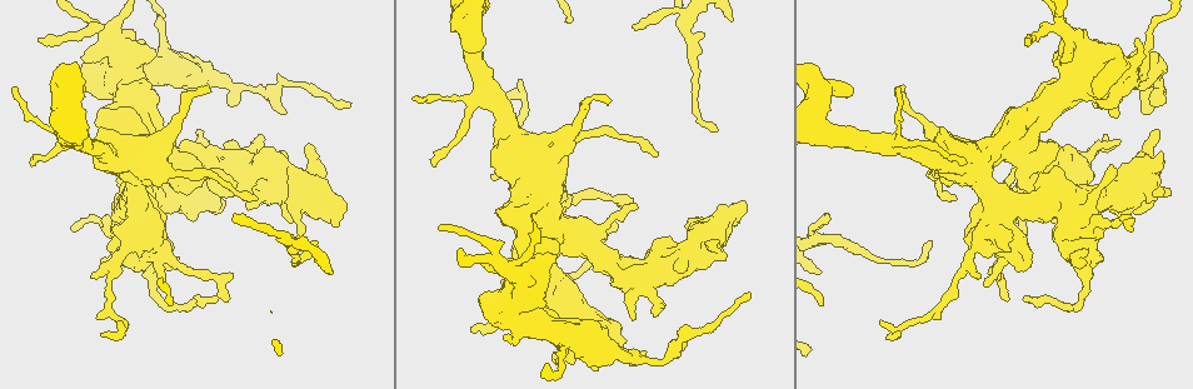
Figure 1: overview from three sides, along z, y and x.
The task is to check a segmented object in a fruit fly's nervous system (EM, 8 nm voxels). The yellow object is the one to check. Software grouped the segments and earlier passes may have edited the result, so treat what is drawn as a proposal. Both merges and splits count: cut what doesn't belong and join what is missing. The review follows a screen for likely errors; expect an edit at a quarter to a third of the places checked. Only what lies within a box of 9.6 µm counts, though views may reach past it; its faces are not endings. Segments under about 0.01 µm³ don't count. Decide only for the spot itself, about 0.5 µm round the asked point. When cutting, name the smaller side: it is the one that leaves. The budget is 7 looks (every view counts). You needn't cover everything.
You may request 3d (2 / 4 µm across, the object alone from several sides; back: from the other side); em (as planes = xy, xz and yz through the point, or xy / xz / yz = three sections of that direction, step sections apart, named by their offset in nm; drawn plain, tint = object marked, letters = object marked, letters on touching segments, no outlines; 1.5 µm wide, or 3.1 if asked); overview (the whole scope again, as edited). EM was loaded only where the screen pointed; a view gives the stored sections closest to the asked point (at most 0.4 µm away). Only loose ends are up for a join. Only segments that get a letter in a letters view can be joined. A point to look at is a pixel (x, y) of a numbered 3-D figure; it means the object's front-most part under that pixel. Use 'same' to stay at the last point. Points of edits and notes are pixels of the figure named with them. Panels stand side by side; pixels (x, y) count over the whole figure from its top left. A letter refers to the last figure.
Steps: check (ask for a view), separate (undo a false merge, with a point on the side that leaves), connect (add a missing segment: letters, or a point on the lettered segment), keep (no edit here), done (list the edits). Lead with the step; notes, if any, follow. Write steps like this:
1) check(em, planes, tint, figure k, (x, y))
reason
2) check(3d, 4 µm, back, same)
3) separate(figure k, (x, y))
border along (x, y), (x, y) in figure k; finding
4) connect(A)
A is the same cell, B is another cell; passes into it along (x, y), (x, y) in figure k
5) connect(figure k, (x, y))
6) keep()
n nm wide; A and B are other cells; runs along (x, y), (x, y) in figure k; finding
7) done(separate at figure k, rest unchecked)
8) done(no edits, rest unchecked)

check(em, xz, step 8, letters, figure 1, (229, 297))
end of a long branch

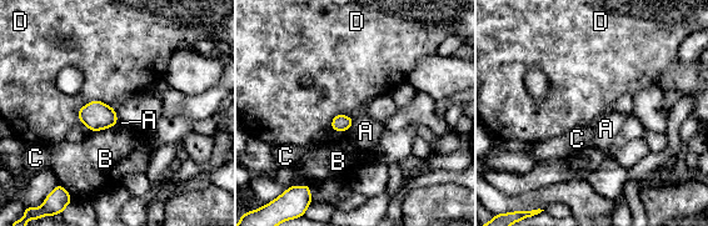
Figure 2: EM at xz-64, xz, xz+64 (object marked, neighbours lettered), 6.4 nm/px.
check(em, planes, letters, same)

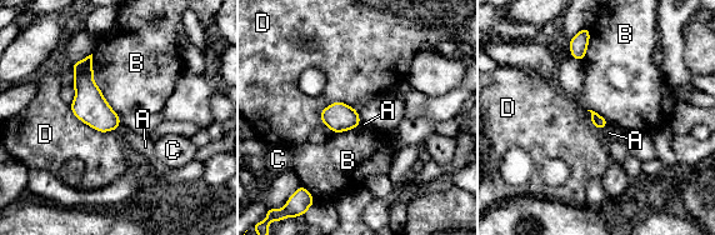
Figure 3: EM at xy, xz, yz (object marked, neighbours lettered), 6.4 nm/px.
keep()
B touches over 440 nm; A, B, C and D are other cells; border along (91, 54), (93, 80), (119, 116) in figure 3; none of them fits

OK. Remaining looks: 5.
check(em, xz, step 4, plain, figure 1, (188, 193))
branch stops here

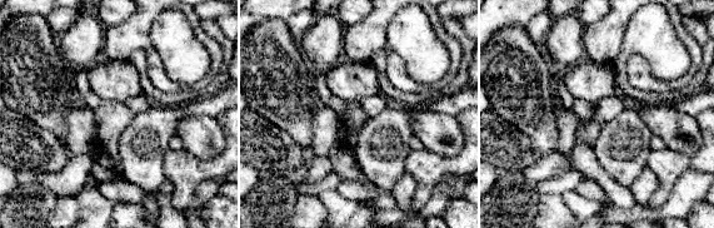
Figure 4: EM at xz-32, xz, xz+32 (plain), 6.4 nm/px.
check(em, xz, step 4, letters, same)

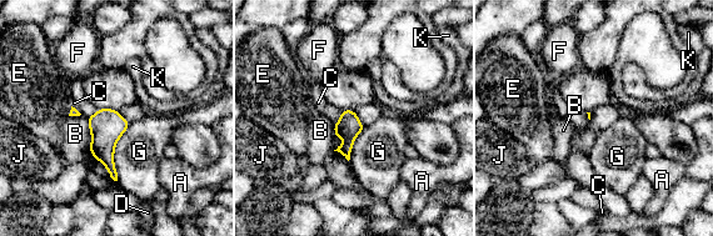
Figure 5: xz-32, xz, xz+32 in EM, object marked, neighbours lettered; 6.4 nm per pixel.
keep()
A, B, C, D, E, F, G, J and K are other cells; border along (130, 122), (115, 146), (116, 181) in figure 5; none of them fits

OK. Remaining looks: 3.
check(em, planes, letters, figure 1, (1008, 252))
thick end

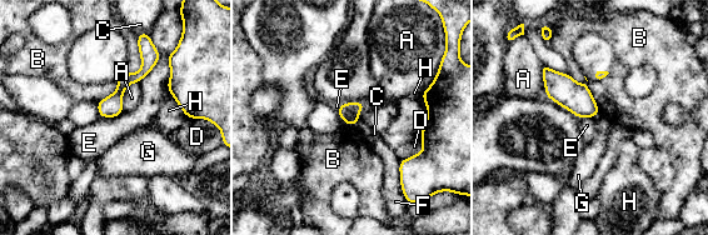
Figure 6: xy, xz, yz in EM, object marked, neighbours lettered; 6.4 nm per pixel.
keep()
A, B, C, D, E, F, G and H are other cells; none of them fits

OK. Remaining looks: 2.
done(no edits, rest unchecked)

